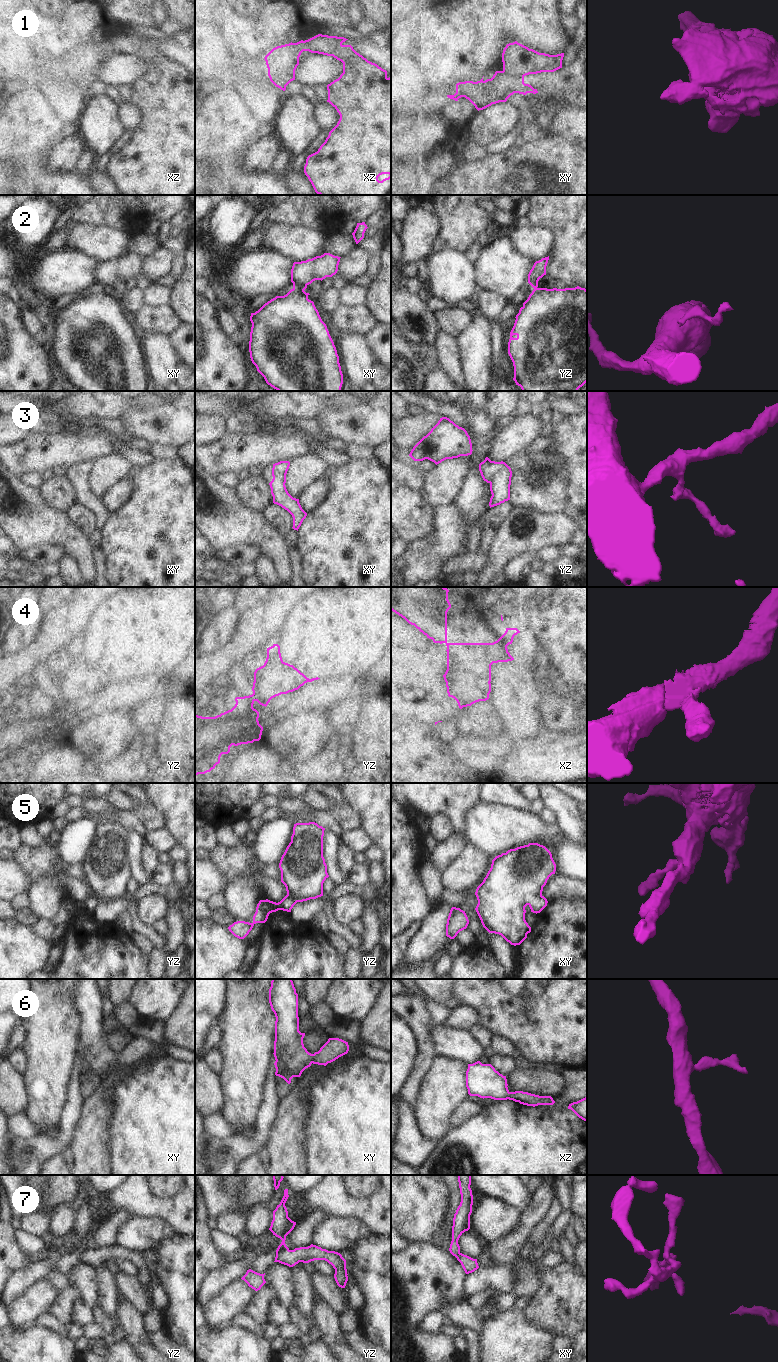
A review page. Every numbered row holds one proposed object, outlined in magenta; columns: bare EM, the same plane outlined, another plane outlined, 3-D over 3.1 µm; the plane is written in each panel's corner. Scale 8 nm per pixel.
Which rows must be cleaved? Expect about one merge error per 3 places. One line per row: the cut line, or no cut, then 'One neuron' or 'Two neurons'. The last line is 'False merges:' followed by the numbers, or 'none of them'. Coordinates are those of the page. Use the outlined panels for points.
1: Split along xy (502, 71), (510, 75), (523, 77). Two neurons
2: Split along xy (293, 287), (303, 290). Two neurons
3: No split. One neuron
4: Split along yz (245, 696), (252, 706). Two neurons
5: No split. One neuron
6: No split. One neuron
7: Split along yz (288, 1249), (276, 1253). Two neurons
False merges: 1, 2, 4, 7

